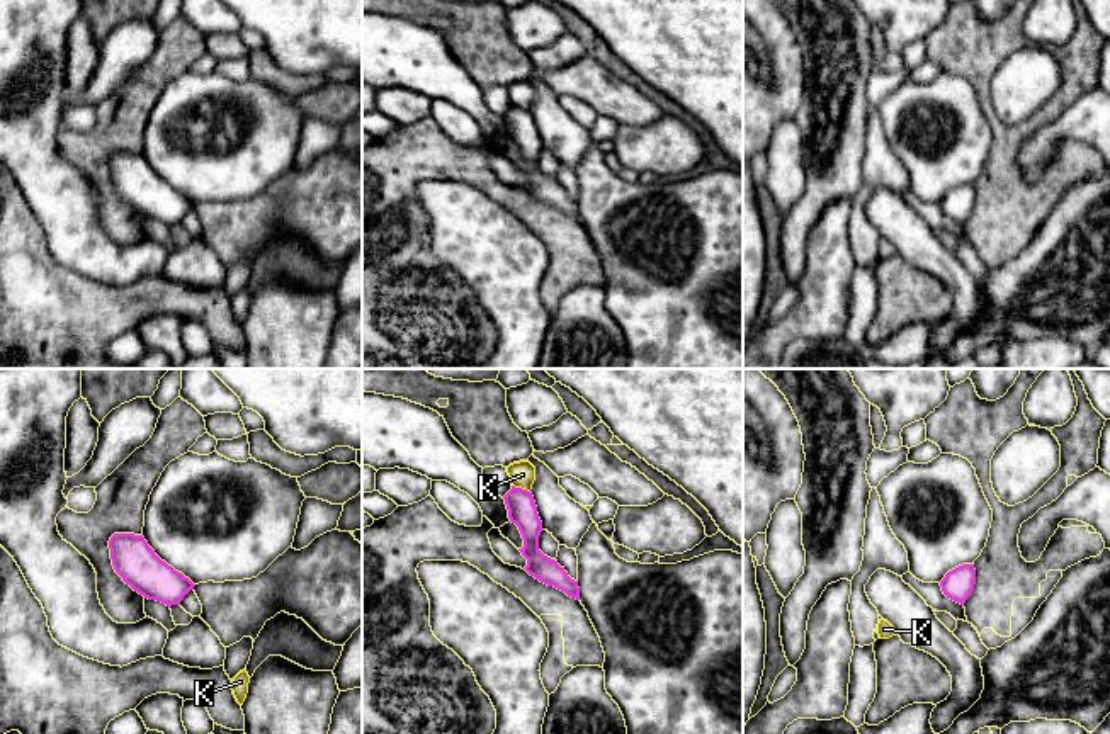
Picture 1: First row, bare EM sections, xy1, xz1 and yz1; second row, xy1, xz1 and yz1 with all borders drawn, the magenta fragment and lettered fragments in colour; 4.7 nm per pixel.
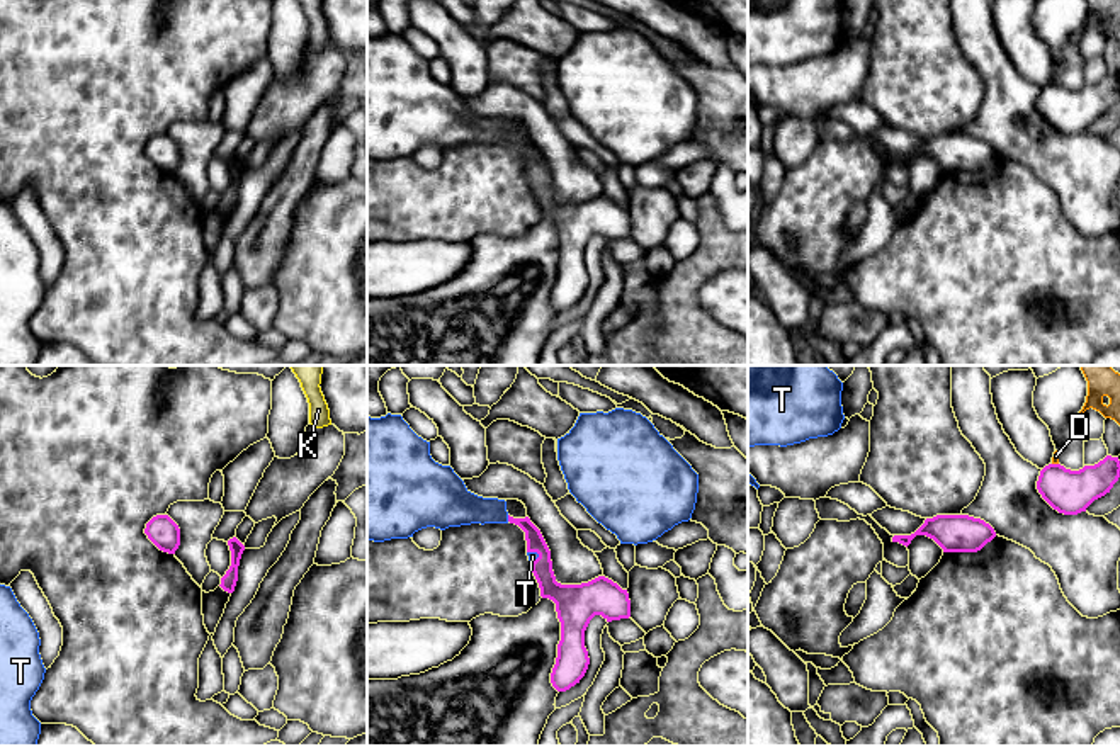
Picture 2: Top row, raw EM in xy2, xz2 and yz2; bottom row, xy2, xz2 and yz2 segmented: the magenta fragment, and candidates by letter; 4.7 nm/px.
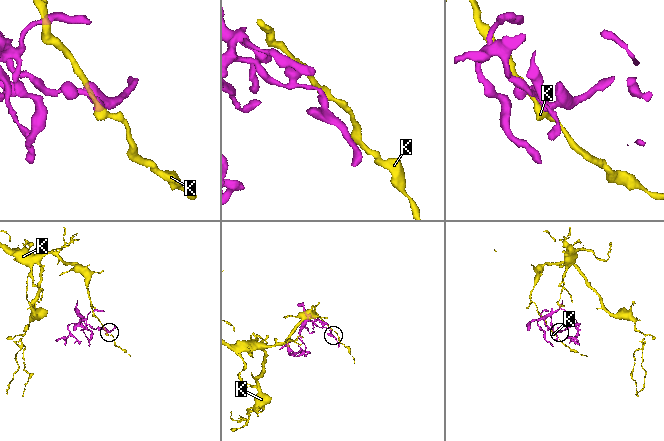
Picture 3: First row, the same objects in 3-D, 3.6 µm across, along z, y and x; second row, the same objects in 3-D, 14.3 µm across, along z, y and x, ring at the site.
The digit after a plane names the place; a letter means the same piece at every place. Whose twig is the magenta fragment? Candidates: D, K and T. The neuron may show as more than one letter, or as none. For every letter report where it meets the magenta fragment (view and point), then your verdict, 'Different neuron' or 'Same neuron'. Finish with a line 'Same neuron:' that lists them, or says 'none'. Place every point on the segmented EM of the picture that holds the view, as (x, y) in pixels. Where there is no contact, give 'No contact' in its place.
D: Touches magenta at yz2 (1056, 464). Different neuron
K: Touches magenta at xz1 (521, 488). Different neuron
T: Touches magenta at xz2 (509, 519). Same neuron
Same neuron: T

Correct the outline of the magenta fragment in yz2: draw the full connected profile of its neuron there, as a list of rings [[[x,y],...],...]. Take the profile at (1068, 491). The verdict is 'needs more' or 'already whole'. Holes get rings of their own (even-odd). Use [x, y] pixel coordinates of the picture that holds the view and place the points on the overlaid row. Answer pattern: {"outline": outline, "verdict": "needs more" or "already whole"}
{"outline": [[[1106,455],[1095,466],[1079,471],[1049,464],[1040,471],[1037,489],[1059,513],[1078,515],[1098,498],[1110,493],[1120,478],[1118,457]]], "verdict": "already whole"}

